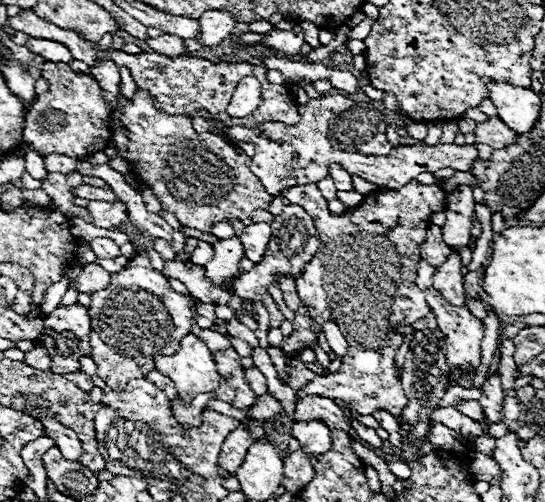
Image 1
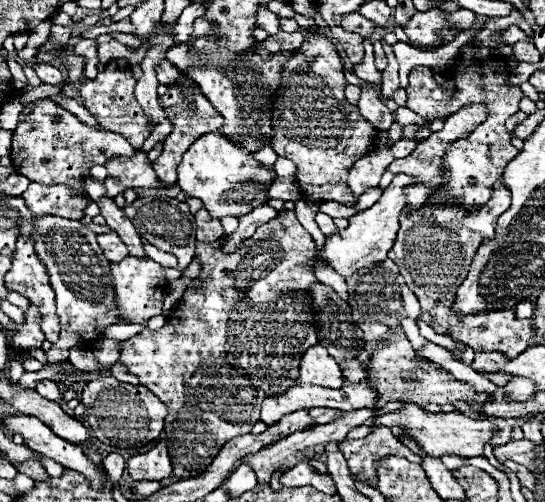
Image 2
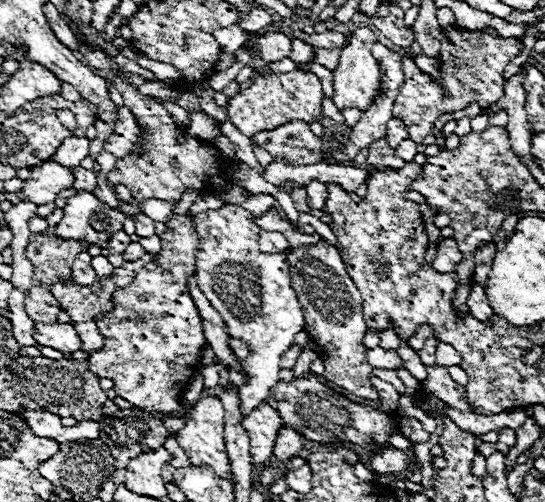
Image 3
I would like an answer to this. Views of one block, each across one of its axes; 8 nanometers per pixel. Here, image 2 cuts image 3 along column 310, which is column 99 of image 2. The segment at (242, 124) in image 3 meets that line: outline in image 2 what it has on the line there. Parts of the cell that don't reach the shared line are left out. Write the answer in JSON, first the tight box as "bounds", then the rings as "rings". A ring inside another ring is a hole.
{"bounds":[80,58,150,150],"rings":[[[116,58],[108,62],[104,72],[98,72],[96,80],[92,82],[84,80],[80,94],[82,94],[84,106],[104,128],[108,128],[110,132],[122,134],[136,150],[140,150],[144,140],[150,136],[150,124],[148,124],[148,118],[144,116],[144,110],[136,102],[134,84],[136,84],[136,78],[130,72],[130,64],[124,58]]]}

